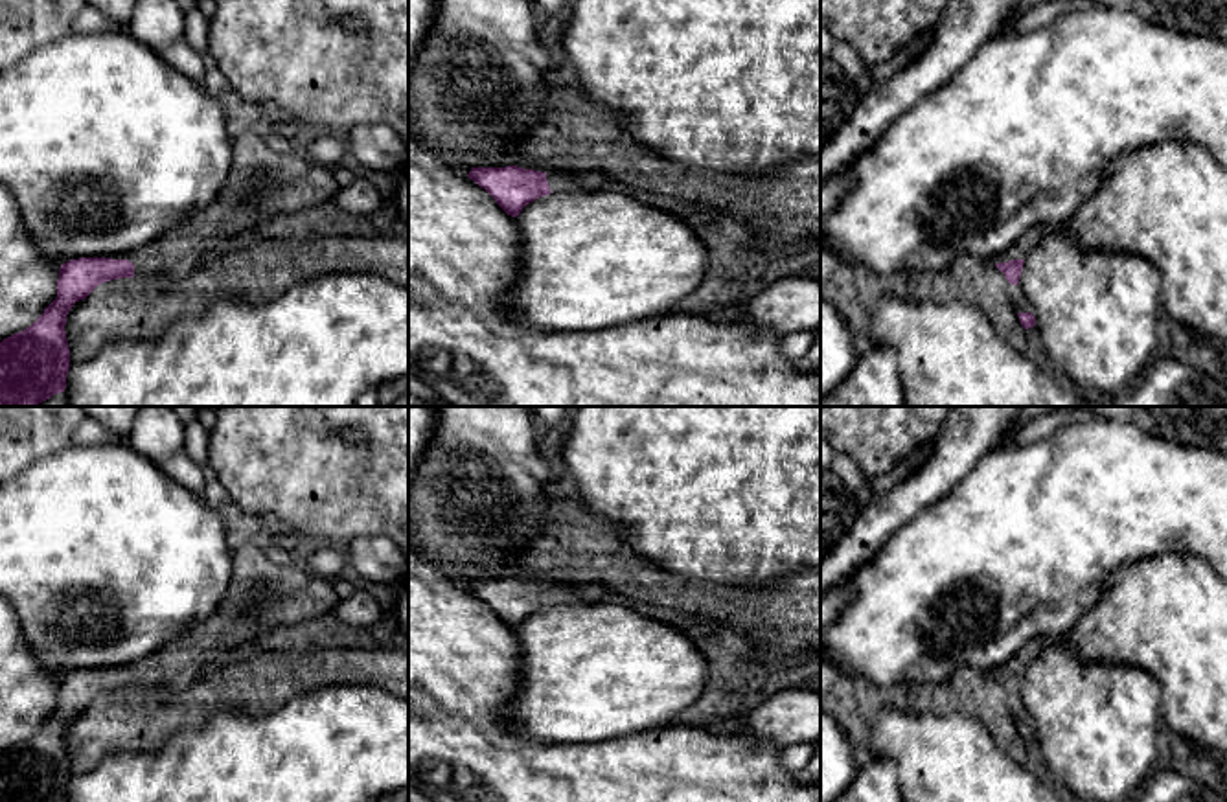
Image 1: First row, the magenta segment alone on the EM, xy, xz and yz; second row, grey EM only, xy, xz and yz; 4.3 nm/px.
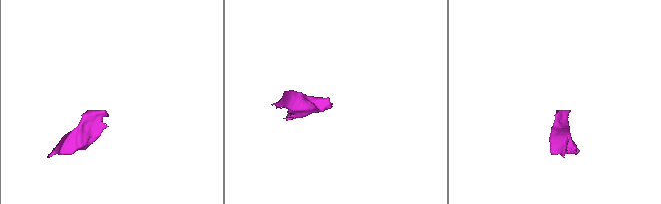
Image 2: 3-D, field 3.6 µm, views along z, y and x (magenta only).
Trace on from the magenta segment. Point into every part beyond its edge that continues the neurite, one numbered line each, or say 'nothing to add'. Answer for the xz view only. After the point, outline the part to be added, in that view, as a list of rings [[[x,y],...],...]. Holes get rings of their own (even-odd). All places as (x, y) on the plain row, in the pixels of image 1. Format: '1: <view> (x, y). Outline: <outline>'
1: xz (560, 595). Outline: [[[546,585],[552,605],[591,605],[607,600],[609,590],[603,585]]]

